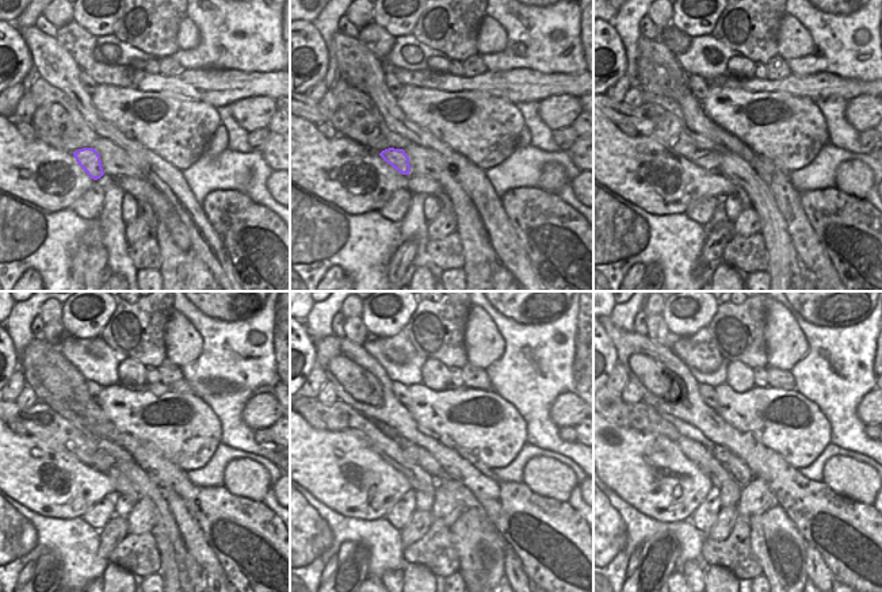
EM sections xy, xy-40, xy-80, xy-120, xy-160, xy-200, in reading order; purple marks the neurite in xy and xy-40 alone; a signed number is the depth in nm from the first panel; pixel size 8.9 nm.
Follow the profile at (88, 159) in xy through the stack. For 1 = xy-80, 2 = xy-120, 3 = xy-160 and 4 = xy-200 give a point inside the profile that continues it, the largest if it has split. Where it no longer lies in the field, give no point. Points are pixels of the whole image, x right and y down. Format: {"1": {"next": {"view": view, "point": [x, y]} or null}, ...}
{"1": {"next": {"view": "xy-80", "point": [707, 159]}}, "2": {"next": {"view": "xy-120", "point": [102, 461]}}, "3": {"next": {"view": "xy-160", "point": [412, 450]}}, "4": {"next": {"view": "xy-200", "point": [720, 453]}}}

